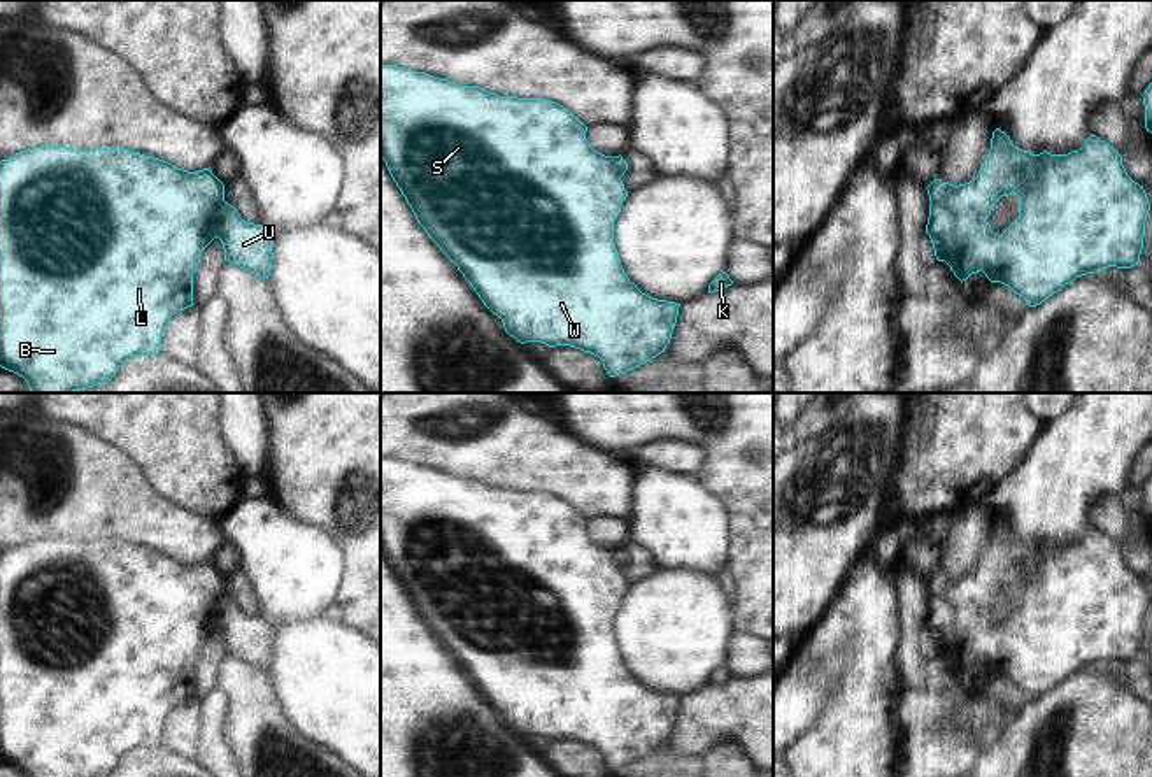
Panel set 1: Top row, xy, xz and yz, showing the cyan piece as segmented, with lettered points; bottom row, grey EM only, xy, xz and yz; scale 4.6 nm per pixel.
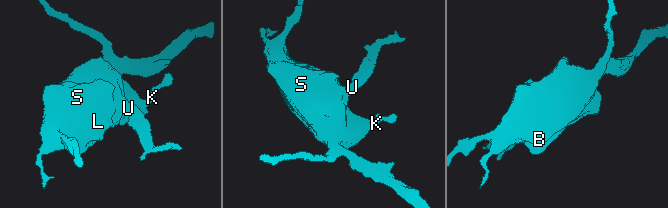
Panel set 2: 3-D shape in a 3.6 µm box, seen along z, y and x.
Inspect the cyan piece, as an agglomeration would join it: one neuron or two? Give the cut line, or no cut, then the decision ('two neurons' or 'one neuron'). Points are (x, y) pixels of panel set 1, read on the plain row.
cut in yz along (931, 595), (942, 595), (956, 607), (956, 641), (944, 653); two neurons

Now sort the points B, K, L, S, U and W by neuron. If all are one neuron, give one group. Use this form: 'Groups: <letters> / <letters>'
Groups: B K L S W / U.

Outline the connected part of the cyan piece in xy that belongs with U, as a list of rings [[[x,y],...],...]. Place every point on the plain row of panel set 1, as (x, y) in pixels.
[[[223,595],[216,605],[214,624],[223,637],[224,654],[268,672],[274,652],[270,623],[244,614],[233,598]]]

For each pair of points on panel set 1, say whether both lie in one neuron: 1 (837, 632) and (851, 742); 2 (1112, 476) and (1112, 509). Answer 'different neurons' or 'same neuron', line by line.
1: same neuron
2: different neurons

